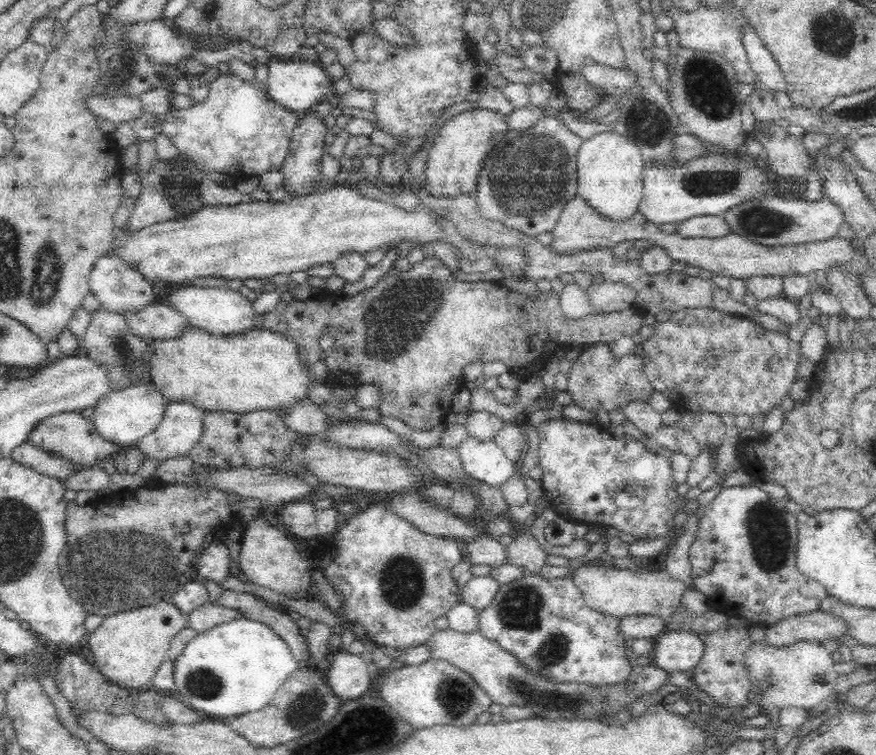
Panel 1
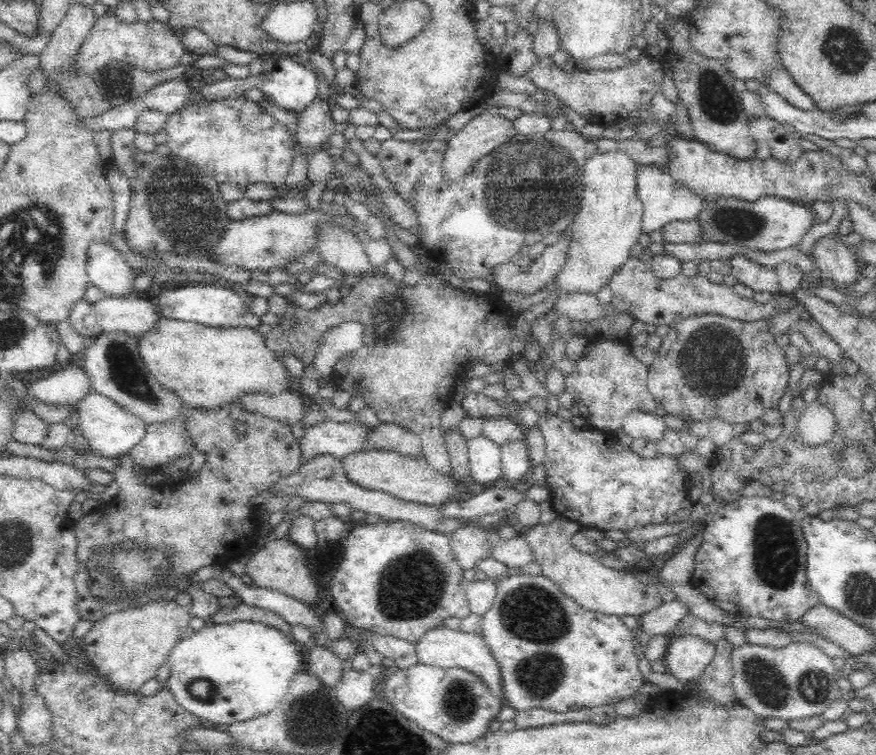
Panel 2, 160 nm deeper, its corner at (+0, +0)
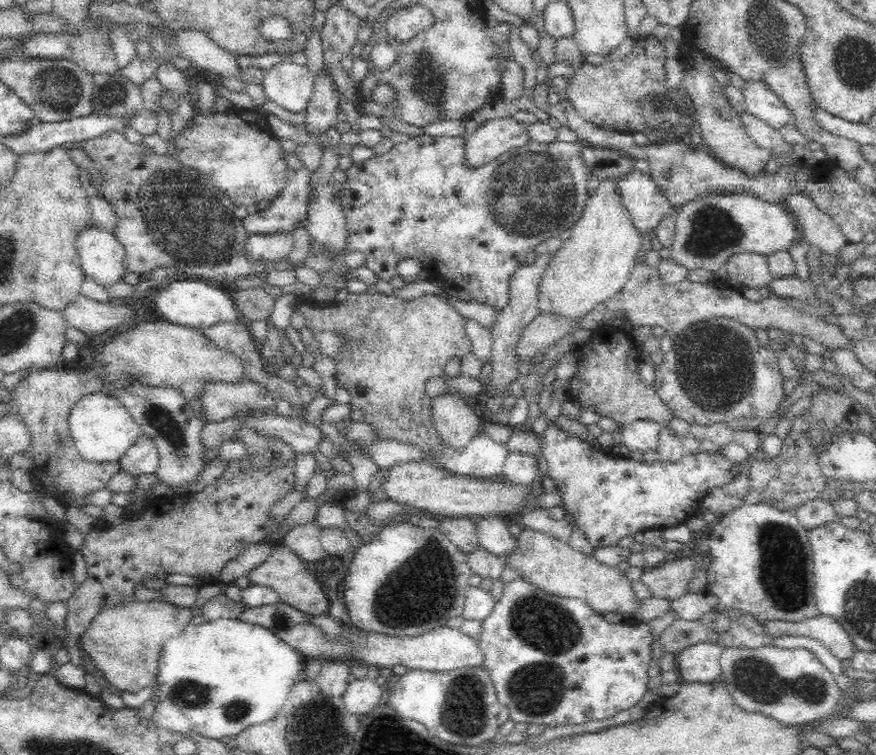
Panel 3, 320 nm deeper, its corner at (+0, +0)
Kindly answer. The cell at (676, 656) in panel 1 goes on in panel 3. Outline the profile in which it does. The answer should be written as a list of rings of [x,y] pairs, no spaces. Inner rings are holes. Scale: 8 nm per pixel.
[[[699,642],[683,648],[676,656],[675,668],[681,683],[711,683],[721,674],[720,657],[724,646],[718,642]]]

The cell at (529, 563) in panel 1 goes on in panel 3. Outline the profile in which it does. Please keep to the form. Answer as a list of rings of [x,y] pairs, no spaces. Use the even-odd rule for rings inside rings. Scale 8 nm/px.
[[[484,516],[476,519],[479,546],[493,556],[508,559],[516,550],[516,537],[508,531],[510,520]]]

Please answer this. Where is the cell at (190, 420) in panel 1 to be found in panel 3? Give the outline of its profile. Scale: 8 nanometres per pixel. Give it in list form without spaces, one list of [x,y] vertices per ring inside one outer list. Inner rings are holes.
[[[140,436],[119,461],[120,469],[133,474],[152,474],[159,468],[159,451],[152,437]]]

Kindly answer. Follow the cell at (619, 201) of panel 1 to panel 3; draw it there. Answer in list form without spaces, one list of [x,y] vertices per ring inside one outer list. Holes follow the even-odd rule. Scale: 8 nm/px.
[[[620,177],[603,178],[594,188],[594,194],[587,196],[585,209],[582,216],[572,226],[571,236],[563,242],[563,245],[553,253],[553,260],[550,266],[546,268],[542,276],[539,294],[539,312],[554,312],[568,315],[568,317],[583,318],[597,304],[606,302],[611,296],[622,290],[623,284],[626,284],[632,267],[636,263],[636,253],[642,246],[642,236],[636,229],[633,222],[633,216],[626,206],[622,204],[622,194],[618,188]]]

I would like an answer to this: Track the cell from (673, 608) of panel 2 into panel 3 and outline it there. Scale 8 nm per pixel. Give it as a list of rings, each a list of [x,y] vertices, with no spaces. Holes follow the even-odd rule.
[[[688,592],[671,601],[669,611],[670,614],[676,614],[678,619],[693,621],[711,612],[716,603],[717,598],[713,594]]]

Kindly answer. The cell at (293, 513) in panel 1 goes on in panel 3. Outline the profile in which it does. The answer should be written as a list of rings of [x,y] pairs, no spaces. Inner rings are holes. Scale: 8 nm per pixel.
[[[315,522],[296,524],[286,532],[282,543],[306,563],[320,561],[326,556],[321,547],[321,529]]]

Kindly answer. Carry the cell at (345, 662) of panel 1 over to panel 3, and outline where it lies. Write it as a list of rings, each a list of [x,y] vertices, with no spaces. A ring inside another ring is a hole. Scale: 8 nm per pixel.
[[[350,679],[343,690],[342,700],[349,714],[366,714],[384,702],[382,687],[372,679]]]

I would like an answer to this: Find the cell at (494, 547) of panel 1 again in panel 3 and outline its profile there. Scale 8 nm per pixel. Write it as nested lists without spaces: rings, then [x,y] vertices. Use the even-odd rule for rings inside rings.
[[[442,517],[437,528],[450,539],[450,542],[460,552],[466,555],[470,555],[470,552],[474,552],[479,546],[476,519],[469,517]]]

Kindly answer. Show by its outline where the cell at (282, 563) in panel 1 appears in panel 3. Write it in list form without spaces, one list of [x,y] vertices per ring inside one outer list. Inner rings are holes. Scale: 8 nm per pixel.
[[[283,543],[273,544],[270,556],[262,564],[258,564],[247,576],[252,585],[267,586],[280,595],[282,602],[293,606],[302,613],[324,614],[328,613],[329,603],[322,586],[316,577],[308,572],[307,564],[294,555],[294,552]]]

